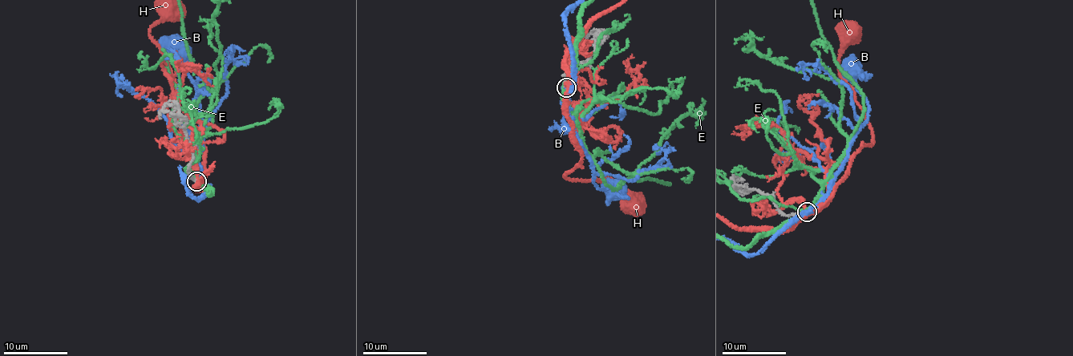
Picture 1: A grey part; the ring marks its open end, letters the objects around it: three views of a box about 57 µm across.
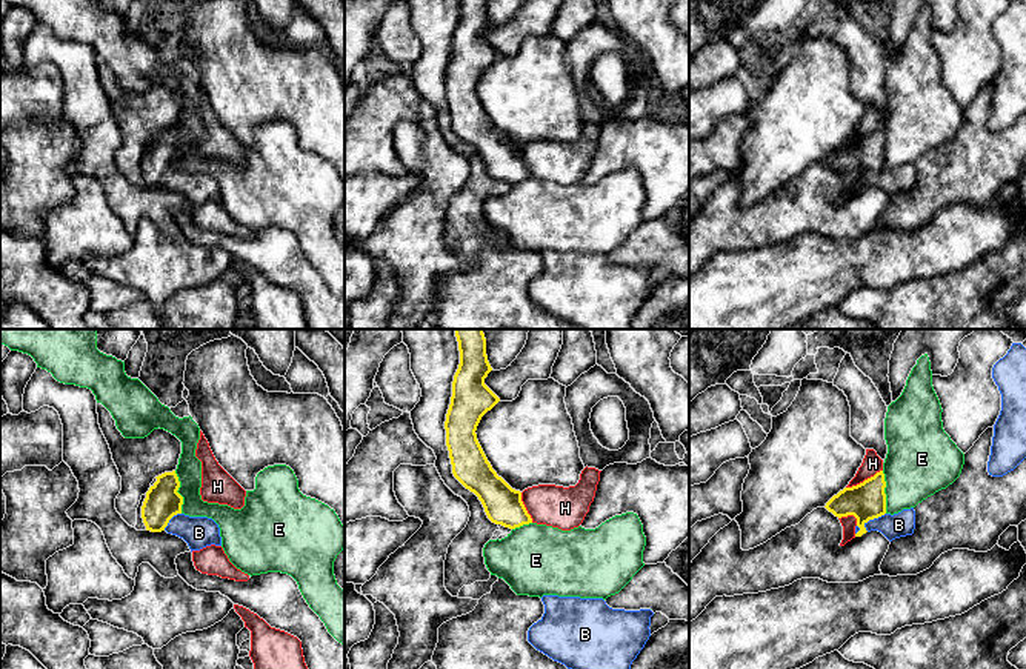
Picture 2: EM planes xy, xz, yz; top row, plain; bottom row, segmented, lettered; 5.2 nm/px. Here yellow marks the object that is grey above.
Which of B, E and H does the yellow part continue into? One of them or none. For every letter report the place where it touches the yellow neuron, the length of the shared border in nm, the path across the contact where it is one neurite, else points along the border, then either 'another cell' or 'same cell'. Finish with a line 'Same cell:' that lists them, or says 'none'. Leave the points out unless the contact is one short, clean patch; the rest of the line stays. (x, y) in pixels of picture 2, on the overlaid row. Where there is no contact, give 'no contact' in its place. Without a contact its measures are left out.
B: yz (872, 519) | 140 nm | across yz (866, 500), (872, 519), (888, 525), (899, 525) | same cell
E: xy (177, 492) | 220 nm | along xy (174, 471), (179, 480), (177, 492), (182, 497), (182, 512) | another cell
H: yz (865, 480) | 220 nm | along yz (882, 469), (846, 488) | another cell
Same cell: B

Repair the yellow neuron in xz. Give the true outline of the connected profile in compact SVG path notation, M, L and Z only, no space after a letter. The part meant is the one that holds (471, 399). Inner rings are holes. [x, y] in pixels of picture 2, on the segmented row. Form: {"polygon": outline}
{"polygon": "M455 329L460 351L460 364L452 381L452 397L446 414L446 446L454 477L481 501L488 518L509 529L532 523L523 501L521 492L512 489L488 461L478 440L477 426L481 417L491 411L500 398L485 384L492 371L486 355L486 338L483 329Z"}

